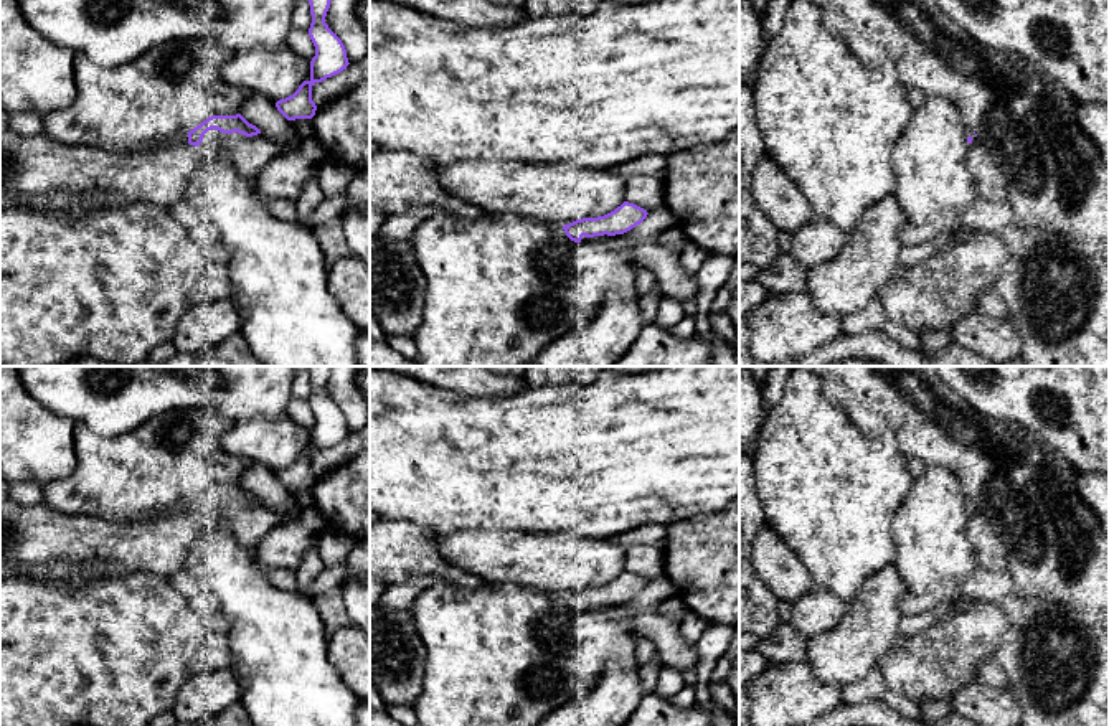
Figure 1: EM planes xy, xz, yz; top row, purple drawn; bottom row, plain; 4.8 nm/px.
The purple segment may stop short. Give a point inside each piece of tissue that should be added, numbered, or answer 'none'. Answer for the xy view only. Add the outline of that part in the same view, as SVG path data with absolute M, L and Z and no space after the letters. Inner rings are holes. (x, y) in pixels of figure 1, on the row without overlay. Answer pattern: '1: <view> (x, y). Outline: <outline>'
1: xy (182, 507). Outline: M178 502L177 505L170 507L165 512L158 512L153 518L170 518L175 515L186 515L188 513L188 503L186 502Z

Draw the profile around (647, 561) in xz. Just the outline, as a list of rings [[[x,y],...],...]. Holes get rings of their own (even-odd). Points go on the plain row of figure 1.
[[[637,544],[625,549],[625,571],[652,582],[665,576],[663,549],[657,546]]]

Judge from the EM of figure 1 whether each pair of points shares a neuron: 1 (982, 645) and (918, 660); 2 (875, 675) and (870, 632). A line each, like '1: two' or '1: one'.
1: one
2: two

